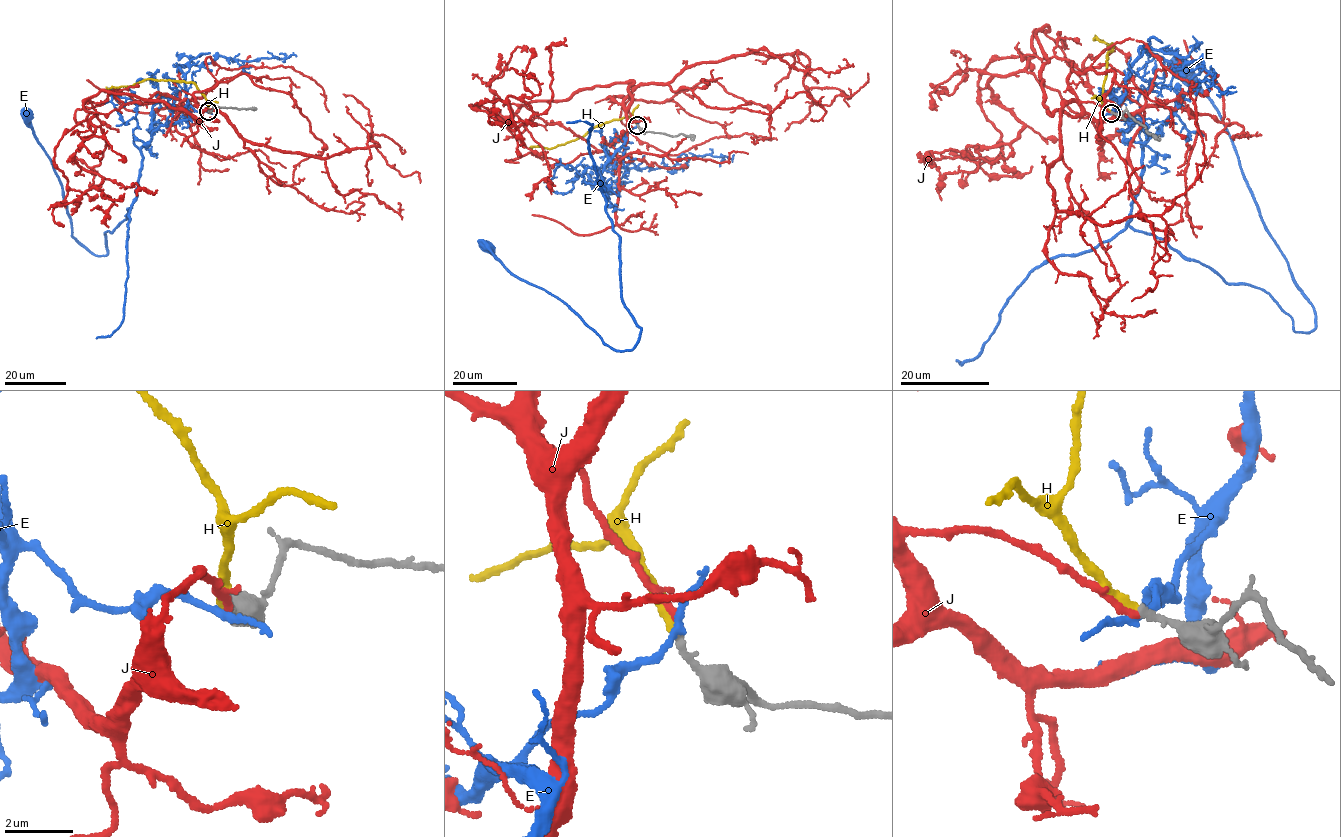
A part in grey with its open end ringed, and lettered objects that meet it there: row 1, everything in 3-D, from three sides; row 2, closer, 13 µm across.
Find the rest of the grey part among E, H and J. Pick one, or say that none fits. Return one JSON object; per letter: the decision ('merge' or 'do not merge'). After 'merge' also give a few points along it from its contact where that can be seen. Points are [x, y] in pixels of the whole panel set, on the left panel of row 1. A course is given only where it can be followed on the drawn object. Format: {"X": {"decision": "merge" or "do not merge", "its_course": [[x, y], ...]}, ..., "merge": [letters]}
{"E": {"decision": "do not merge"}, "H": {"decision": "do not merge"}, "J": {"decision": "merge", "its_course": [[208, 111], [215, 120], [126, 94], [86, 99], [95, 129], [73, 159], [103, 179], [76, 209], [77, 196]]}, "merge": ["J"]}

